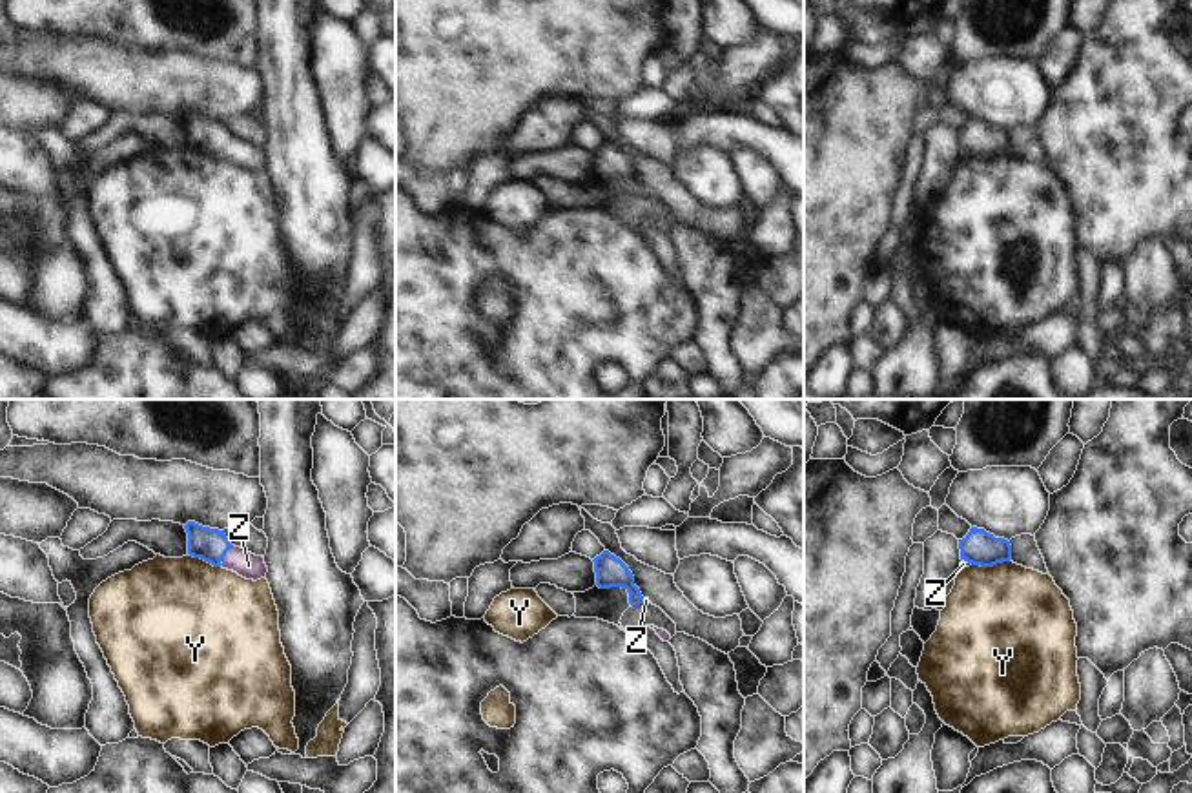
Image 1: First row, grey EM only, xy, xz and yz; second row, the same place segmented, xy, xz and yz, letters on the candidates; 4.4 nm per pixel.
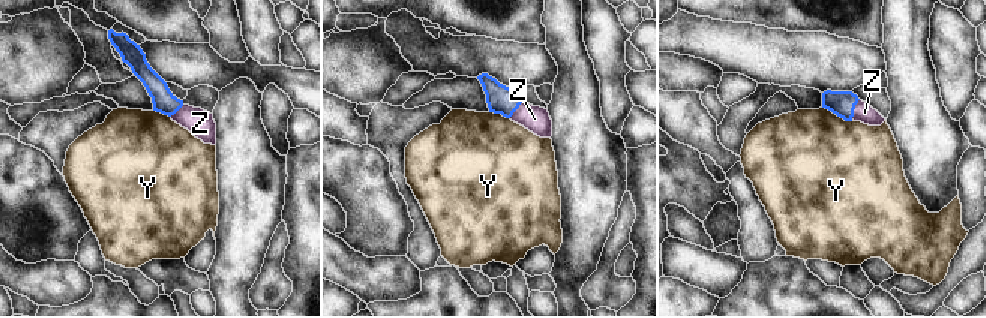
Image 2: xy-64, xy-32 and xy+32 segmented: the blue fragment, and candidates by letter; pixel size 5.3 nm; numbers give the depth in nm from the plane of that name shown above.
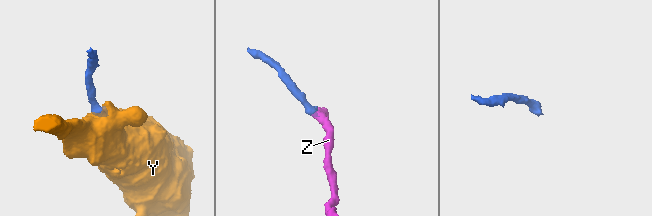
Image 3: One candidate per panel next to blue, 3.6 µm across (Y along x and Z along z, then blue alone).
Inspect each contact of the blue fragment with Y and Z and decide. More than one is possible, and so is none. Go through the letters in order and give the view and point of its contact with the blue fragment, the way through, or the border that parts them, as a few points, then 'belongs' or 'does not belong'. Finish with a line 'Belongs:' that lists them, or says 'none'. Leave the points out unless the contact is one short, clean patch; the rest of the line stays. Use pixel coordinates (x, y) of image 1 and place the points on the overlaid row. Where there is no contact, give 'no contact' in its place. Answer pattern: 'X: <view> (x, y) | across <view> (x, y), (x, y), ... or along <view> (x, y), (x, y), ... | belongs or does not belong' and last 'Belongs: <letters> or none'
Y: yz (990, 566) | along yz (1010, 558), (992, 566), (972, 566) | does not belong
Z: xy (225, 555) | across xy (208, 544), (225, 555), (248, 566) | belongs
Belongs: Z

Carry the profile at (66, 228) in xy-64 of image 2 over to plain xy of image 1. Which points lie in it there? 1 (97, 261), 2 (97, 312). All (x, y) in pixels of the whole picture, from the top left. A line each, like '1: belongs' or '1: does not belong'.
1: does not belong
2: does not belong

